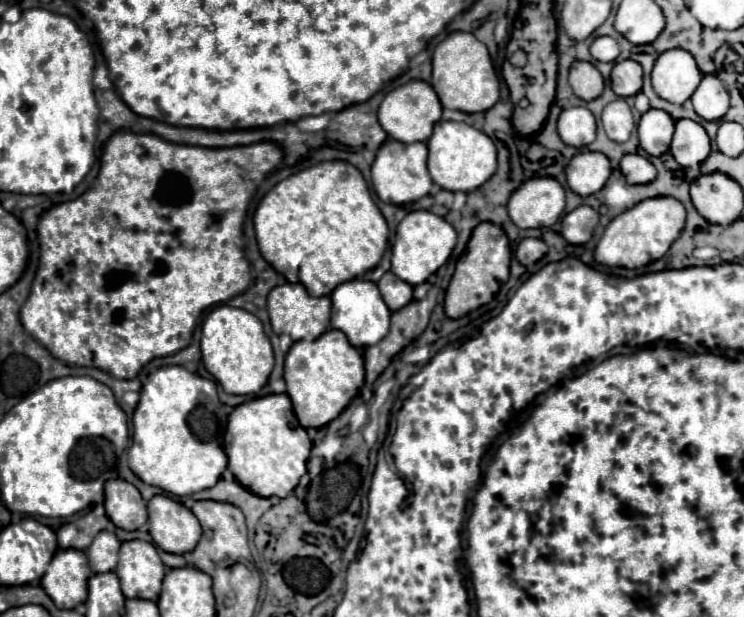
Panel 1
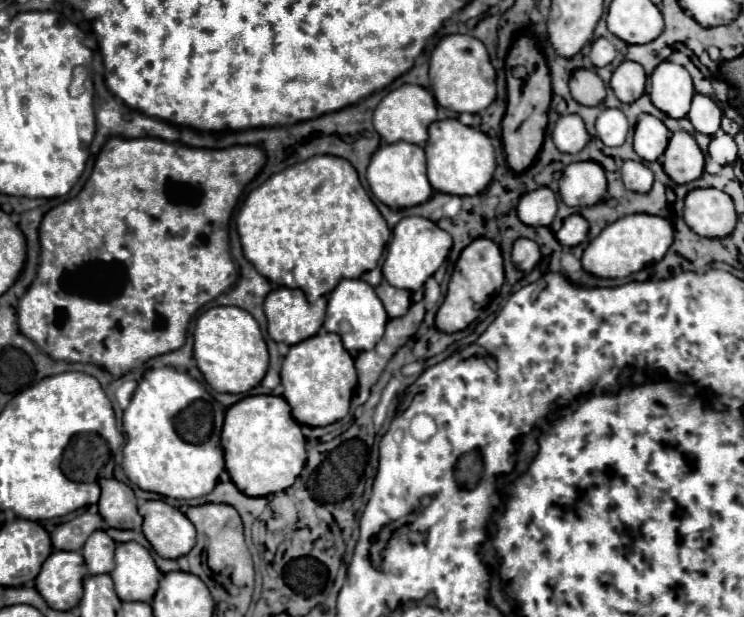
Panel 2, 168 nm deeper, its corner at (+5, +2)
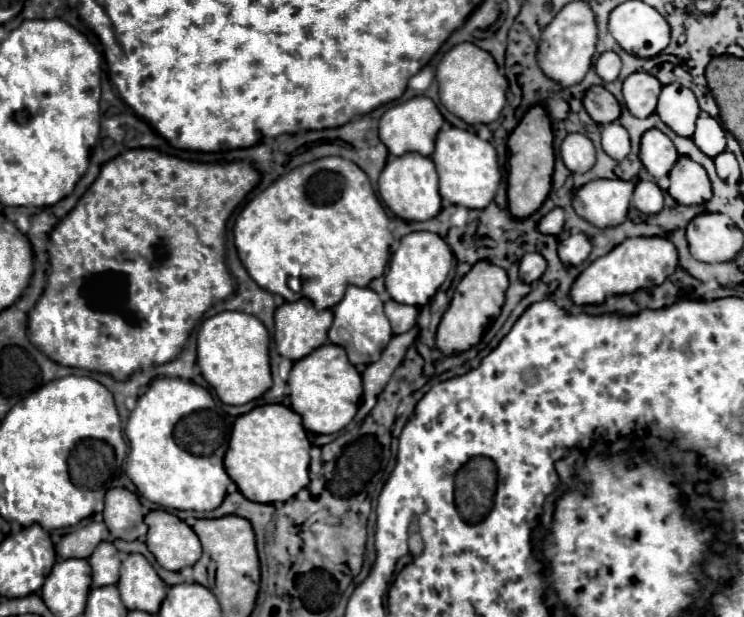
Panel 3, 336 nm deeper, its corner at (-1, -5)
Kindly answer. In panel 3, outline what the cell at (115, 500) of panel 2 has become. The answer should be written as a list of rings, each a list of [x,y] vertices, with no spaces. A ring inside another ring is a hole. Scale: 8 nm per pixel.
[[[109,489],[105,495],[103,517],[109,533],[115,539],[137,541],[145,539],[147,525],[143,523],[143,507],[139,497],[127,489]]]

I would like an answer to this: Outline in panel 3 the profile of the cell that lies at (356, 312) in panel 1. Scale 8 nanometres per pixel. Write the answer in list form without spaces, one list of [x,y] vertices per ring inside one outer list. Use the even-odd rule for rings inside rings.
[[[349,285],[347,291],[345,291],[345,297],[341,299],[341,303],[335,305],[333,315],[335,315],[335,319],[333,319],[333,325],[329,329],[329,341],[333,345],[343,347],[353,365],[375,363],[375,359],[379,359],[383,347],[387,347],[387,343],[393,337],[389,319],[383,313],[383,301],[369,287]]]

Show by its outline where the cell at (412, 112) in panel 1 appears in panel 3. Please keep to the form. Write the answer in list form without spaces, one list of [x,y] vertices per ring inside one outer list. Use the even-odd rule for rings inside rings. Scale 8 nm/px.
[[[413,97],[405,103],[393,105],[383,113],[379,121],[379,137],[389,149],[389,153],[395,157],[405,153],[421,153],[429,157],[435,151],[435,137],[441,125],[443,125],[443,115],[439,113],[437,105],[429,97]]]

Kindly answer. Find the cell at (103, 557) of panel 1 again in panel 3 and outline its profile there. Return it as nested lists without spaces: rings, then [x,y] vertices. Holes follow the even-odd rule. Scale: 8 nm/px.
[[[103,541],[89,557],[89,565],[93,569],[93,587],[115,585],[119,581],[121,553],[115,549],[113,543]]]

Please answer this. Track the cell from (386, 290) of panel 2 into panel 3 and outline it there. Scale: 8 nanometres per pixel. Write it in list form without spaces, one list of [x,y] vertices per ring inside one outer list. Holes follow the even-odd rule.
[[[391,299],[385,303],[385,311],[387,311],[387,319],[391,319],[391,327],[393,327],[395,335],[409,331],[417,323],[417,313],[419,313],[417,307],[401,305]]]

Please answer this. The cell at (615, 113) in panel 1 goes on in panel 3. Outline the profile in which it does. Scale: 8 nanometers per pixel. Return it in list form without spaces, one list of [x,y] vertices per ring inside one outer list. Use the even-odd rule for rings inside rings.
[[[617,121],[603,125],[601,147],[611,159],[623,161],[629,155],[629,133]]]

